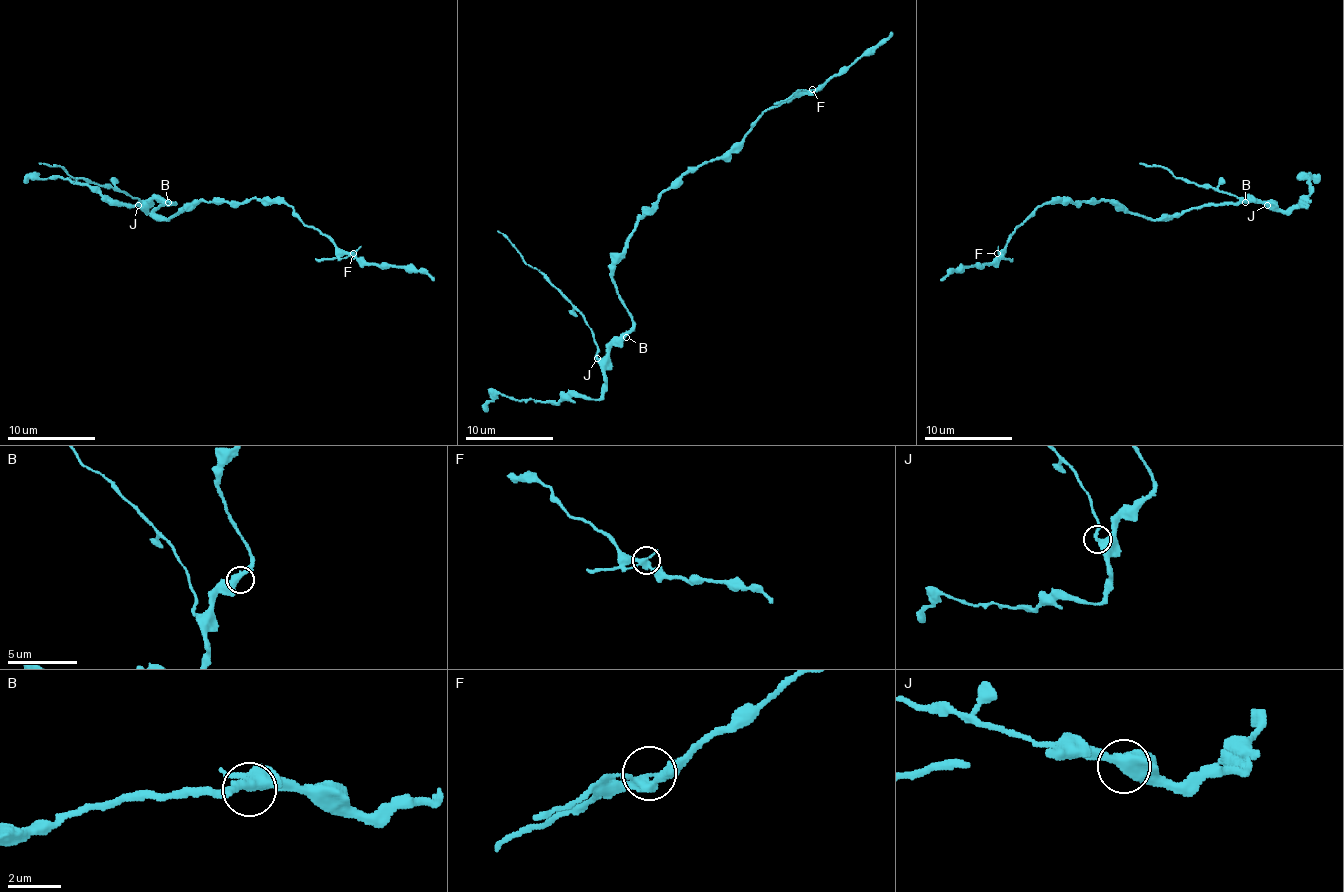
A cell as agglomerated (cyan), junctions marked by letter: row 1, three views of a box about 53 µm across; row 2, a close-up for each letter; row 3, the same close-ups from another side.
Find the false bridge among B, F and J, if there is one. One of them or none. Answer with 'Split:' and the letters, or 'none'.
Split: J

